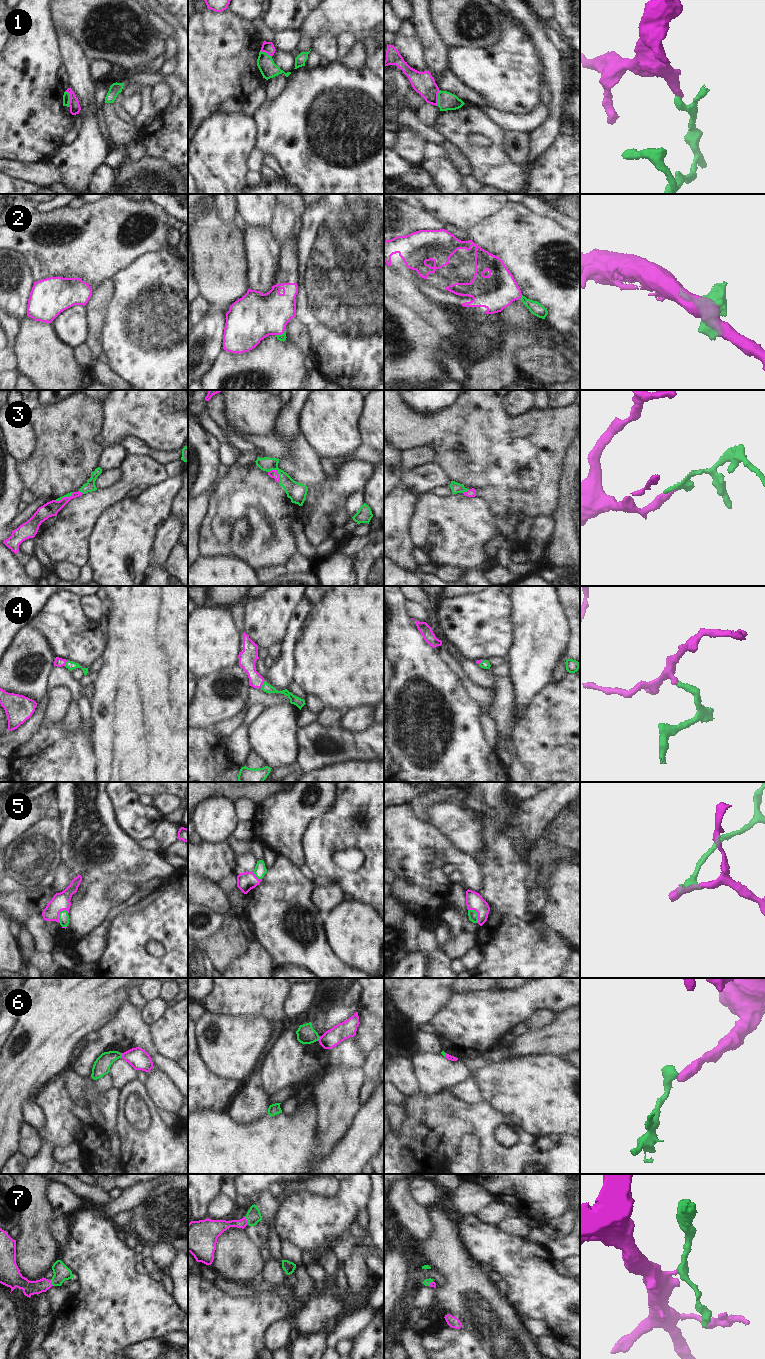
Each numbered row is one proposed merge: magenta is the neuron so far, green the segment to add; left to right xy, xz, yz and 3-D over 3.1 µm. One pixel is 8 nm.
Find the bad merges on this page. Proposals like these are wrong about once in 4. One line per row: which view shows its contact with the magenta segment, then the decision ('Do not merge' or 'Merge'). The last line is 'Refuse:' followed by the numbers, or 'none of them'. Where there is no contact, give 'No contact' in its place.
1: Touches magenta in xy. Do not merge
2: Touches magenta in xz. Merge
3: Touches magenta in xz. Merge
4: Touches magenta in xz. Merge
5: Touches magenta in yz. Merge
6: Touches magenta in xy. Do not merge
7: Touches magenta in xz. Merge
Refuse: 1, 6.

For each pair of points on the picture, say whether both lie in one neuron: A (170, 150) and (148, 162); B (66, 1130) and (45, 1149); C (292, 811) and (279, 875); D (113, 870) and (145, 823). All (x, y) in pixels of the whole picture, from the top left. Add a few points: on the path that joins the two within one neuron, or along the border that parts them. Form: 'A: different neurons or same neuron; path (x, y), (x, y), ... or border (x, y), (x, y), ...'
A: different neurons; border (146, 154), (164, 159), (177, 168)
B: different neurons; border (42, 1140), (47, 1141), (53, 1147)
C: different neurons; border (277, 856), (287, 858), (299, 867)
D: different neurons; border (118, 822), (118, 825), (137, 842)

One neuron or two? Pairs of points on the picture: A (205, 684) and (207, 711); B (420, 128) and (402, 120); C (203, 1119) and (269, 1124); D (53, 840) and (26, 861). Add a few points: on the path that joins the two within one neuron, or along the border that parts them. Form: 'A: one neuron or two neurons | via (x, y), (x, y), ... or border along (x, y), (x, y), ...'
A: one neuron | via (207, 691), (207, 704)
B: one neuron | via (416, 124), (411, 120), (406, 120)
C: one neuron | via (219, 1131), (253, 1131)
D: one neuron | via (46, 841), (33, 854)

